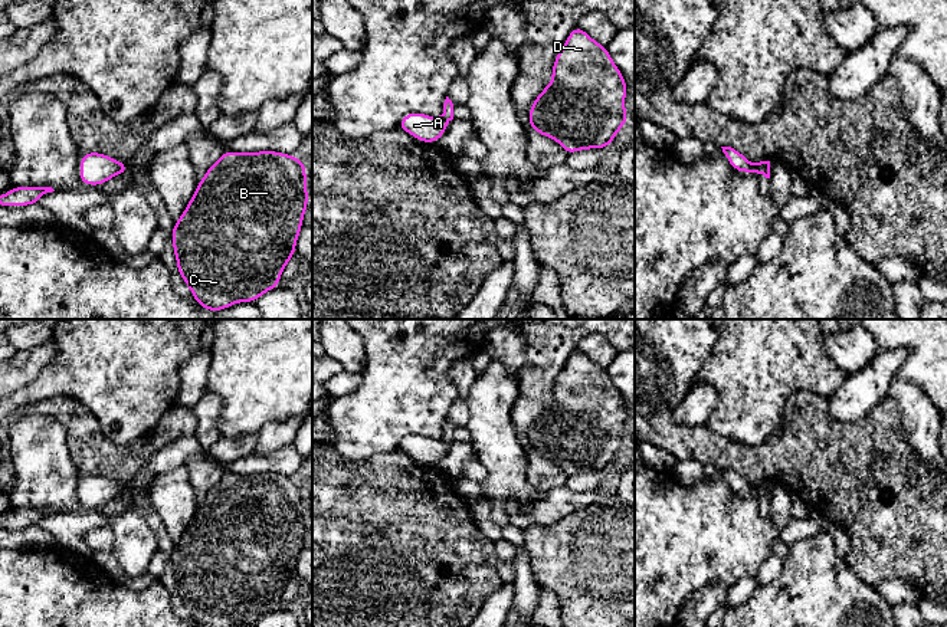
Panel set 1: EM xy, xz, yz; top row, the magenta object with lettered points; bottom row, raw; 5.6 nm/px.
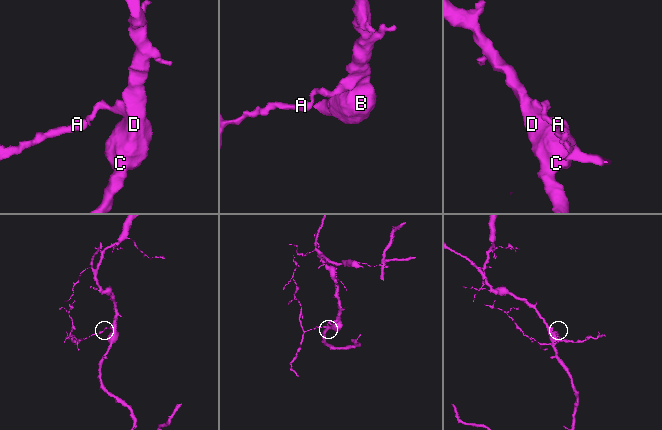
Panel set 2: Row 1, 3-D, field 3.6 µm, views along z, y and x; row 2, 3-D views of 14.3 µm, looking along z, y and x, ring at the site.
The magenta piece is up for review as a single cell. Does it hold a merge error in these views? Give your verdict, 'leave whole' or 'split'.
split

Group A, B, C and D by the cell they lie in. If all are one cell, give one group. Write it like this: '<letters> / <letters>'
A / B C D

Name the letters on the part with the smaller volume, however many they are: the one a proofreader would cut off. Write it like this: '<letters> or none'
A

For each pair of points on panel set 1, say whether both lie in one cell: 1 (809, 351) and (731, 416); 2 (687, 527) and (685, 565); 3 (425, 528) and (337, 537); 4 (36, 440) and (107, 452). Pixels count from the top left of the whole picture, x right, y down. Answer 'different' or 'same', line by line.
1: same
2: same
3: same
4: different

